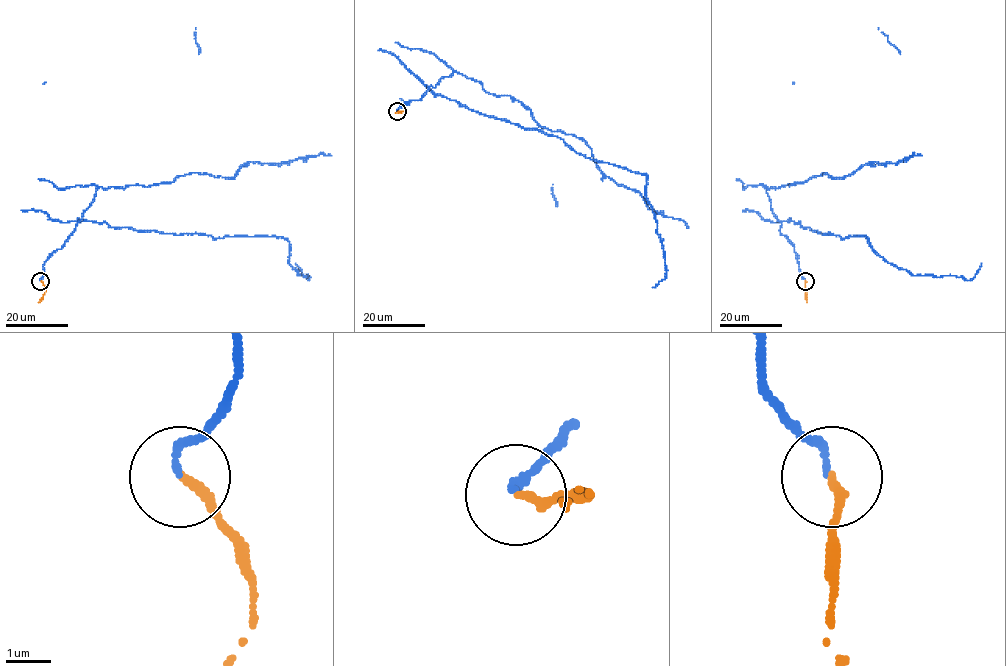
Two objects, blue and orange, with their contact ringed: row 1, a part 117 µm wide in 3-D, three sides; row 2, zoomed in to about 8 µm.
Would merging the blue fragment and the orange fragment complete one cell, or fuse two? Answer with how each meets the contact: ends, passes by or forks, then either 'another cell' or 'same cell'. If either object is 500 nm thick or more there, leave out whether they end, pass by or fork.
blue ends there; orange ends there; same cell

